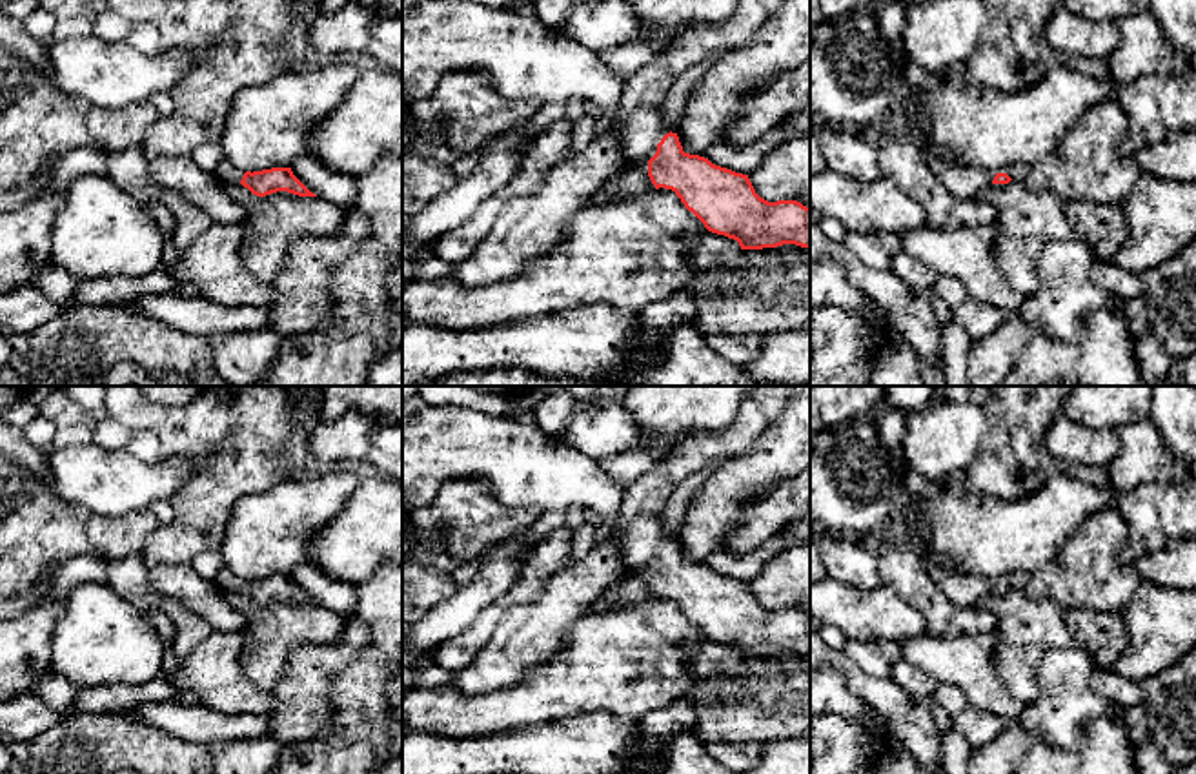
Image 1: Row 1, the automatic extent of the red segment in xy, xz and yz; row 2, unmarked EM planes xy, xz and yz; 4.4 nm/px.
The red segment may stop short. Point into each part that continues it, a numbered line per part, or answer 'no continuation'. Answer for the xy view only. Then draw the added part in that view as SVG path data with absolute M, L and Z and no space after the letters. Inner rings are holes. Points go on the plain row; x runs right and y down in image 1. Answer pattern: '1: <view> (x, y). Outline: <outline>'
1: xy (226, 581). Outline: M222 566L213 585L226 596L231 592L240 592L244 579L237 577L229 568Z

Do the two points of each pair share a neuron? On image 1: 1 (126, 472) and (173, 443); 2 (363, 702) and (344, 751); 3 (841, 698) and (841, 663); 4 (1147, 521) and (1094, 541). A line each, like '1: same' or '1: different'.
1: different
2: same
3: different
4: different

